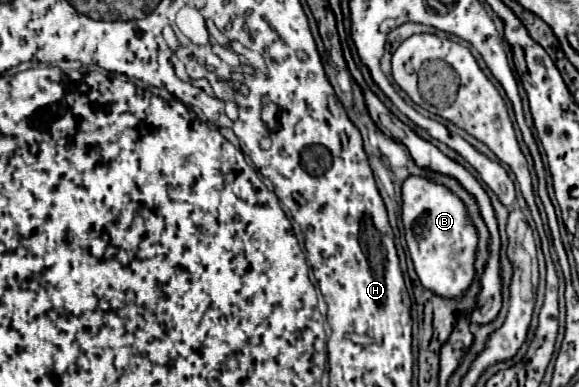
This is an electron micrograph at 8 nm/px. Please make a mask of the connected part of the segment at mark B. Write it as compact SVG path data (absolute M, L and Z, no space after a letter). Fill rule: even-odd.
M408 177L404 181L402 201L404 201L402 221L404 221L404 229L406 229L406 243L408 243L410 257L414 261L414 267L416 267L416 273L418 273L422 285L442 297L460 297L472 283L474 253L476 253L476 243L478 243L478 235L466 213L466 207L444 185L430 183L428 179L422 179L422 177Z

